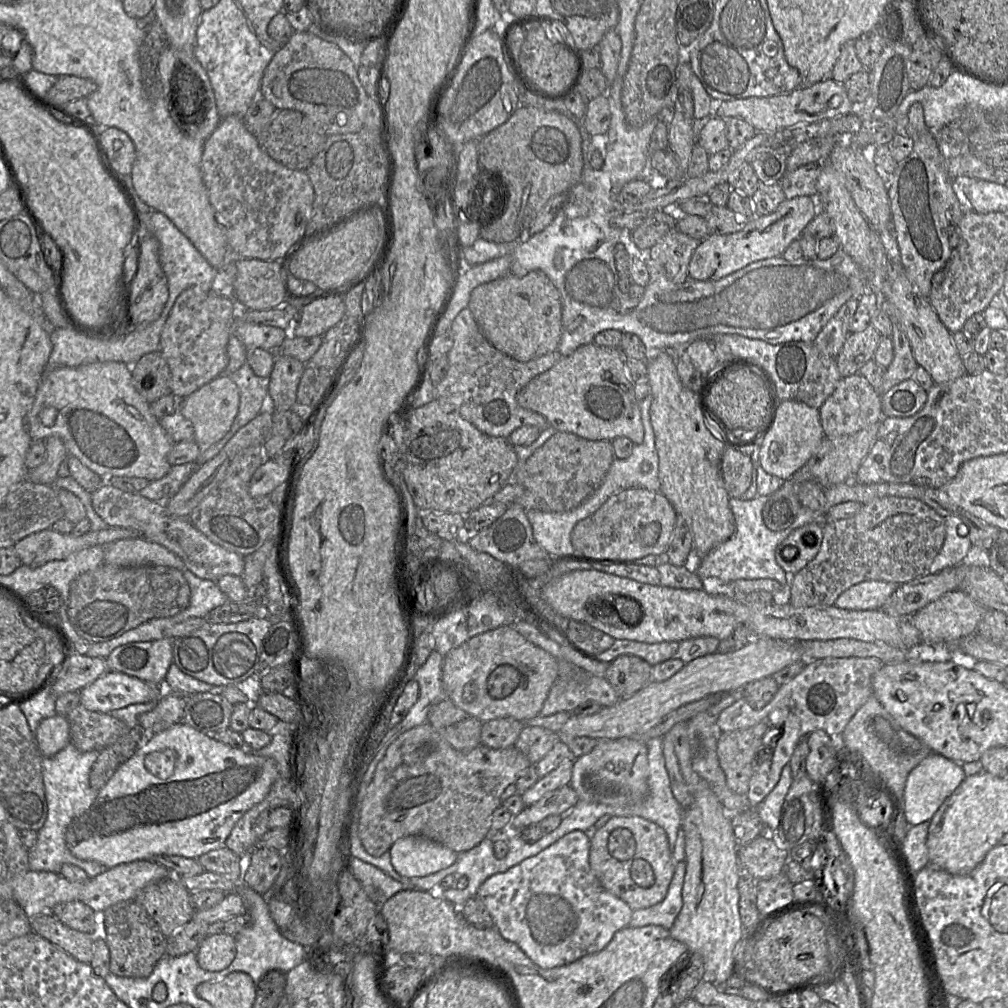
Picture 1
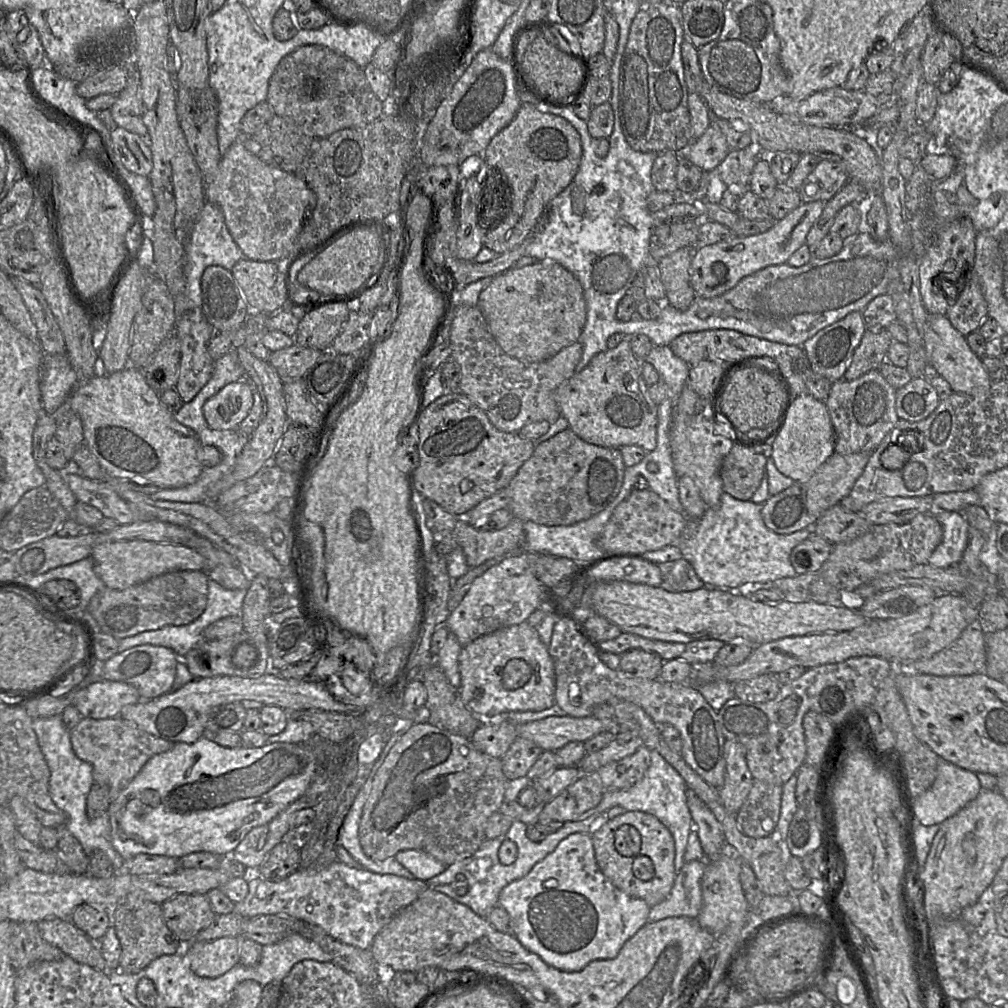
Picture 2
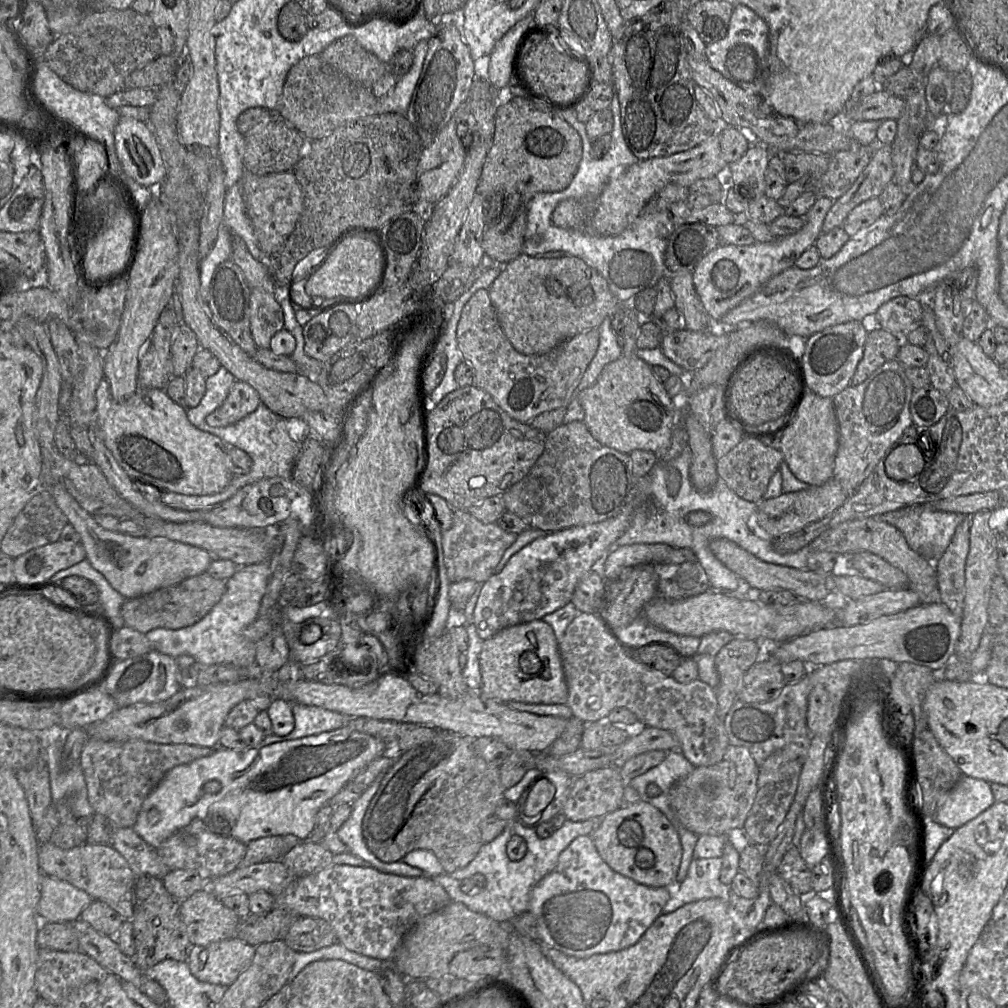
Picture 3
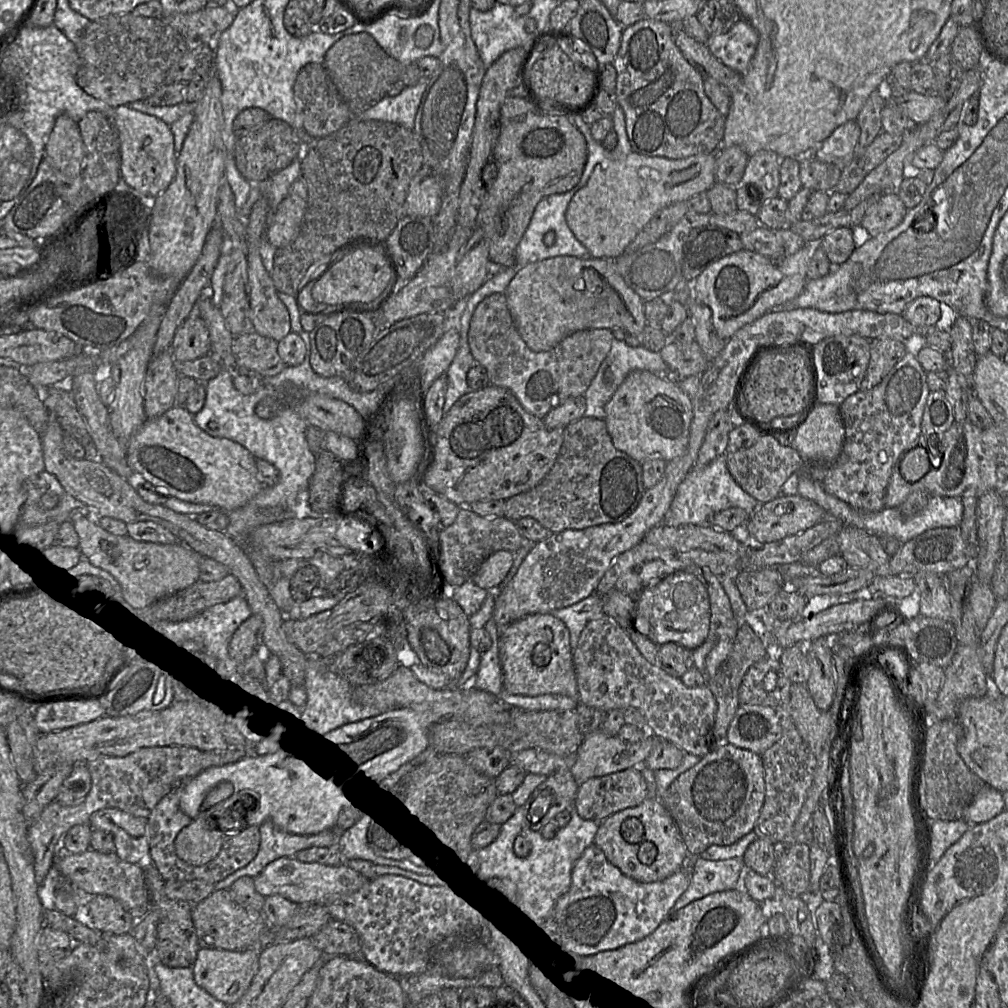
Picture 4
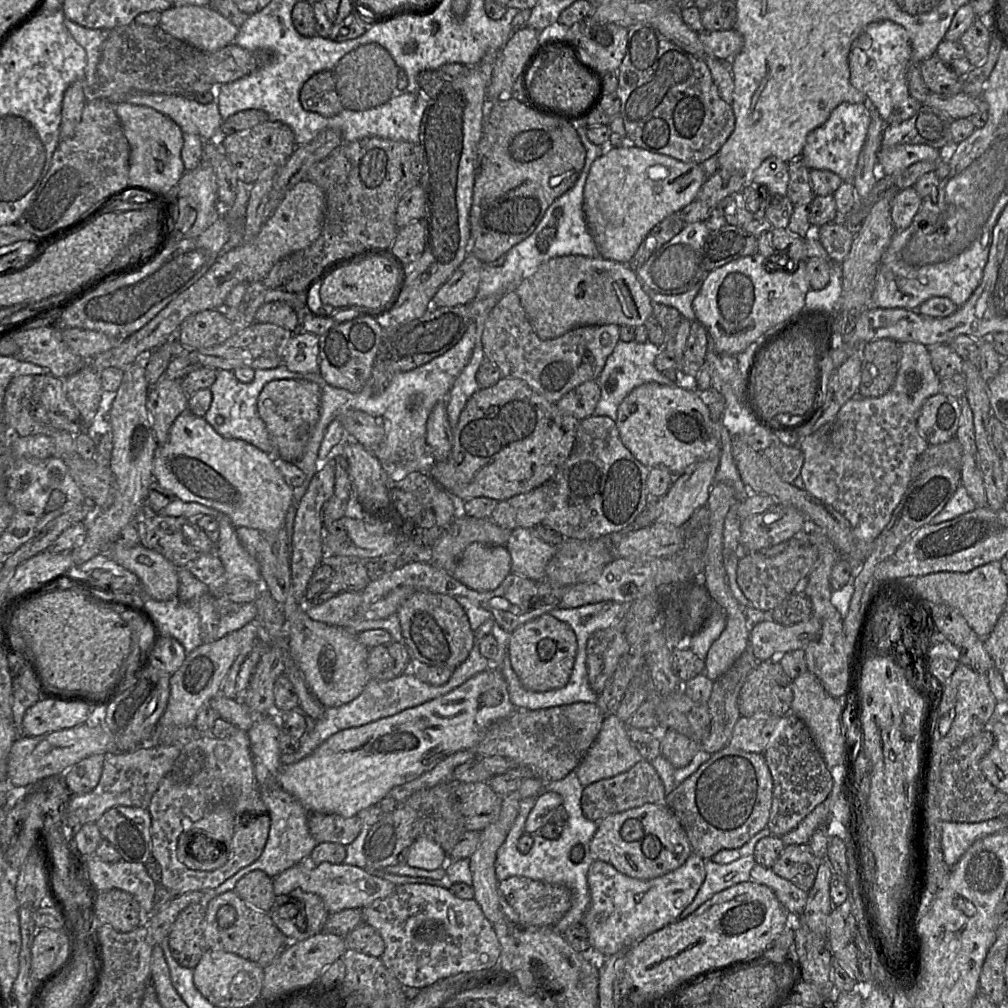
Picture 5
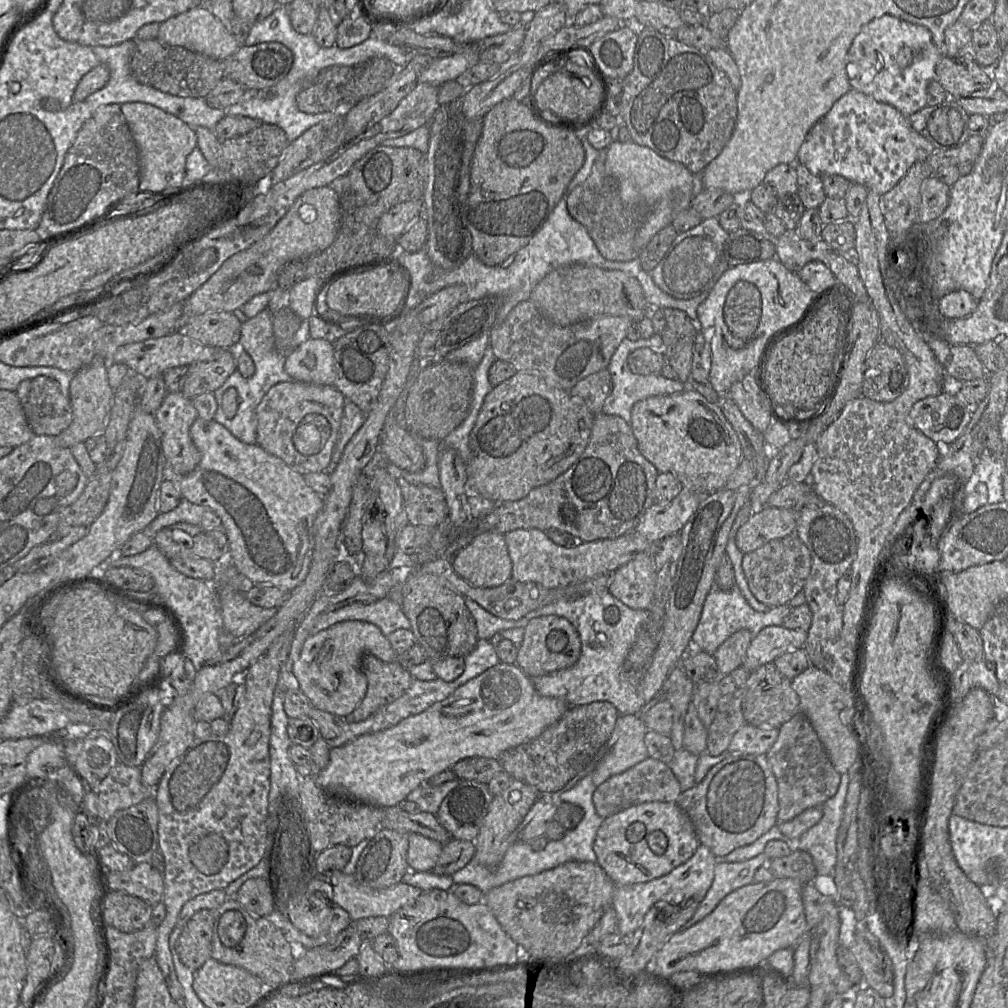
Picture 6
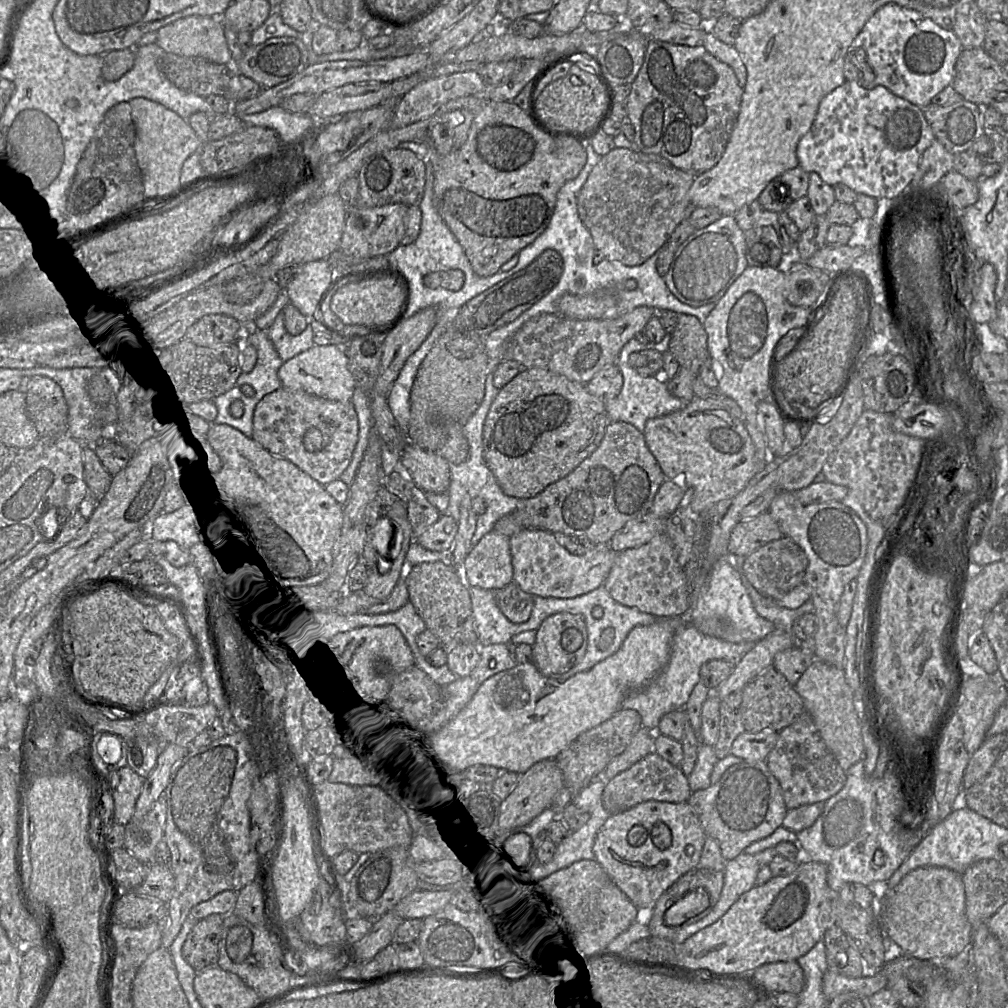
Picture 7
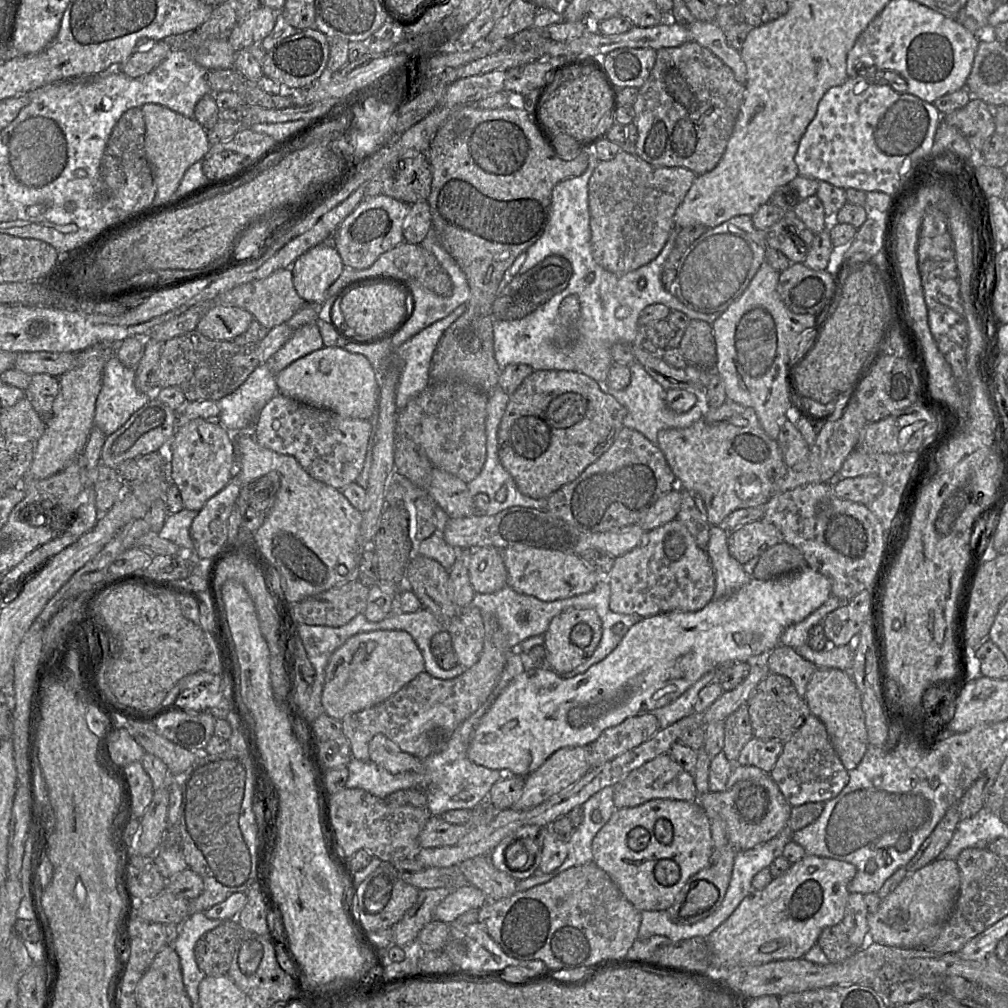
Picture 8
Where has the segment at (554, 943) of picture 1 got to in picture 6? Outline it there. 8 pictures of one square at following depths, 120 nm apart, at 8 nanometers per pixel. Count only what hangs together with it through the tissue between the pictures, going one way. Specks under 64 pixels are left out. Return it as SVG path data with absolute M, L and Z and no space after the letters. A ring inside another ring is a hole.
M700 844L695 853L685 863L660 878L638 884L616 885L612 907L617 914L618 933L632 935L641 924L648 910L659 901L672 905L679 905L689 900L700 903L713 882L716 863L717 858L711 850Z

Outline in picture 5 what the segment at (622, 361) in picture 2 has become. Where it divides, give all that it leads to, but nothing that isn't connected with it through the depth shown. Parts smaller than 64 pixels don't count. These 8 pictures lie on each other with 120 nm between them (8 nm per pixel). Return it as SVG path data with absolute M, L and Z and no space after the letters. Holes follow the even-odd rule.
M649 382L634 388L621 402L618 407L616 425L619 431L620 439L623 445L633 454L633 456L648 468L665 467L674 475L682 474L692 464L704 460L709 457L709 454L719 447L718 440L718 423L715 423L710 415L707 405L701 398L692 390L683 387L670 387L656 382Z

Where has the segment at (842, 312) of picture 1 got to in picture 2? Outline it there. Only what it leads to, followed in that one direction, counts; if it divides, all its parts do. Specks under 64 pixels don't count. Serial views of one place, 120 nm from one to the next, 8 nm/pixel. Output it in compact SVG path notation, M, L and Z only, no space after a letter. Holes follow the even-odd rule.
M853 311L843 319L823 328L813 337L806 340L802 347L809 359L813 371L836 382L844 379L844 374L849 367L854 351L861 342L862 336L867 330L862 312Z

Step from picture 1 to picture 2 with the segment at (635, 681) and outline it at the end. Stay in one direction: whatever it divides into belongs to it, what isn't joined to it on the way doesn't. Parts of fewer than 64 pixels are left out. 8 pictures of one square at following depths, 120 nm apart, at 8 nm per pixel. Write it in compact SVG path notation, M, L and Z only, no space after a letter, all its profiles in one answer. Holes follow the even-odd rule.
M634 649L621 654L619 669L633 677L655 680L659 679L664 663L656 653Z

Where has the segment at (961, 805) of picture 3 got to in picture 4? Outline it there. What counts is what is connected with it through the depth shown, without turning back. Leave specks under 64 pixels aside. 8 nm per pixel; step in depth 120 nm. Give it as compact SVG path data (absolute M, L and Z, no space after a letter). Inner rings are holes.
M985 785L965 808L962 819L970 825L987 822L1005 810L1002 793Z

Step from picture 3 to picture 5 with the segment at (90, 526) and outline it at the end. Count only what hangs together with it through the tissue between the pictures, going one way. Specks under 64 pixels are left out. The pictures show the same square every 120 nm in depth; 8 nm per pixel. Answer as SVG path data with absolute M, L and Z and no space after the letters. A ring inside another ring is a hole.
M116 541L108 545L101 554L134 573L148 597L166 601L178 595L179 567L162 554L142 544L125 548L117 545Z

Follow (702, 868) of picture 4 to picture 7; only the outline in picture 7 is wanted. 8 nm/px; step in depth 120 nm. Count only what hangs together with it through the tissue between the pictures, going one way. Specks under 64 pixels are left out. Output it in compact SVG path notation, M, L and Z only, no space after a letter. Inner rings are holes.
M770 847L756 854L741 853L725 862L724 884L718 902L700 921L678 931L672 938L674 945L683 943L700 930L719 920L745 892L755 886L759 870L776 857L775 847Z

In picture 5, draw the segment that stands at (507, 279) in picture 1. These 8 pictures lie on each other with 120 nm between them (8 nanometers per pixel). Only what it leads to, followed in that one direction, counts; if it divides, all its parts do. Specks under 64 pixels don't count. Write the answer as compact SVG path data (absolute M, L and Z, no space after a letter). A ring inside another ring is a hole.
M584 256L555 257L524 279L514 290L541 340L558 338L581 326L616 324L638 327L652 315L653 302L628 265Z

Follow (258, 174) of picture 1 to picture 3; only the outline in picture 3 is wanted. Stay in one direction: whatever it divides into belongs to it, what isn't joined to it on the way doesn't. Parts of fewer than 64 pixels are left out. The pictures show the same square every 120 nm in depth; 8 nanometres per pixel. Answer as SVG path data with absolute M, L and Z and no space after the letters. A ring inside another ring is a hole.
M245 171L239 187L261 251L265 254L278 251L294 230L303 210L303 191L293 171L267 175Z

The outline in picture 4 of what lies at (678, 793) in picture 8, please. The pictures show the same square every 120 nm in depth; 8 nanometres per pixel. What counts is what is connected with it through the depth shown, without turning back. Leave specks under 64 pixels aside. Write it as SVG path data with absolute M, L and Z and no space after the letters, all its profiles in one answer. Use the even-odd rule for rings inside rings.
M632 767L601 777L593 777L579 784L575 807L581 818L601 822L616 812L640 805L647 799L647 794L641 767Z

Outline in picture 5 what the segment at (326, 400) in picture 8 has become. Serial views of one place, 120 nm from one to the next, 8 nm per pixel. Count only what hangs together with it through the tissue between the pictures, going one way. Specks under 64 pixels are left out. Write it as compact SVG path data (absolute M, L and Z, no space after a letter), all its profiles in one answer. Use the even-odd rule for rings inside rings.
M307 332L292 335L285 348L282 364L291 372L318 373L319 336Z

